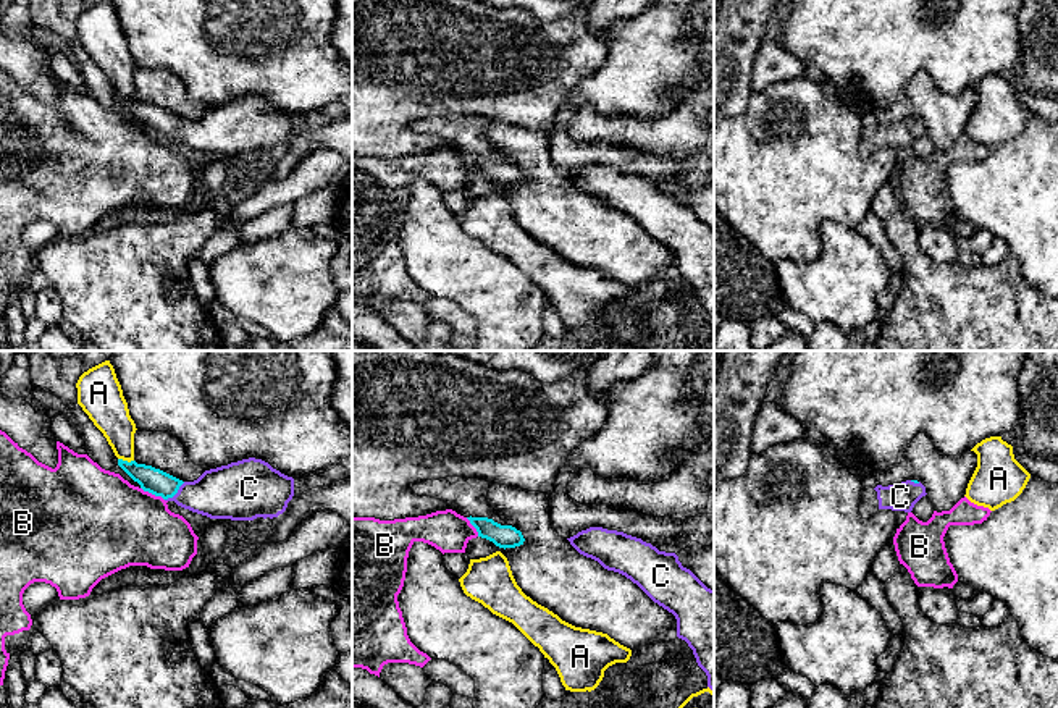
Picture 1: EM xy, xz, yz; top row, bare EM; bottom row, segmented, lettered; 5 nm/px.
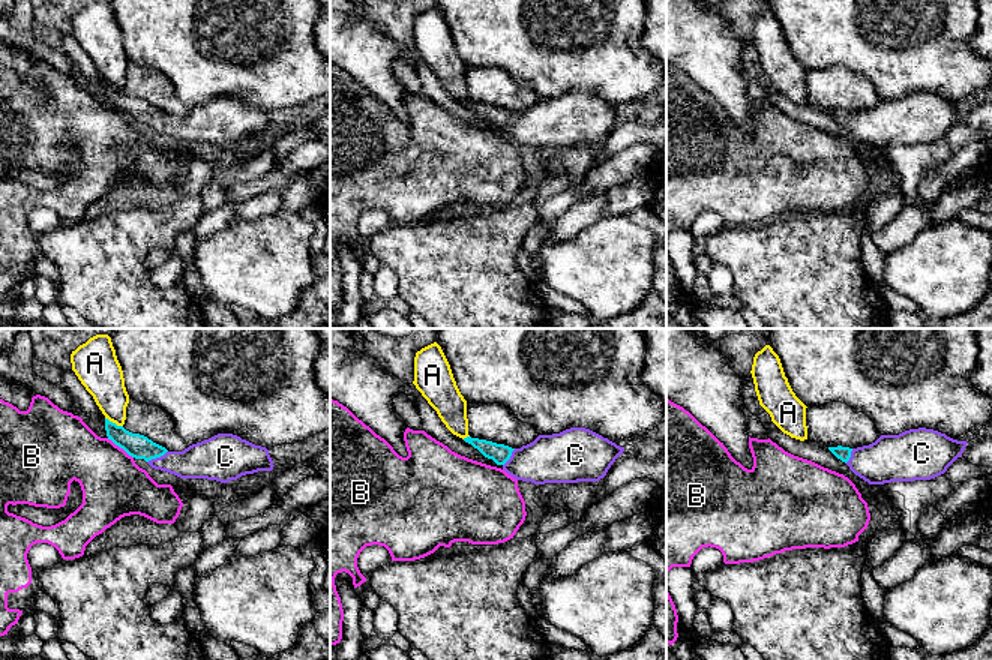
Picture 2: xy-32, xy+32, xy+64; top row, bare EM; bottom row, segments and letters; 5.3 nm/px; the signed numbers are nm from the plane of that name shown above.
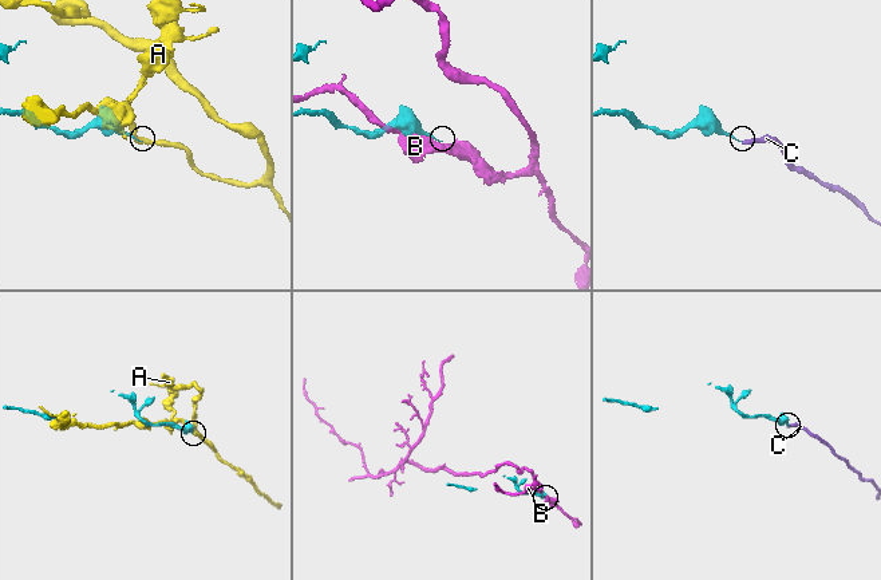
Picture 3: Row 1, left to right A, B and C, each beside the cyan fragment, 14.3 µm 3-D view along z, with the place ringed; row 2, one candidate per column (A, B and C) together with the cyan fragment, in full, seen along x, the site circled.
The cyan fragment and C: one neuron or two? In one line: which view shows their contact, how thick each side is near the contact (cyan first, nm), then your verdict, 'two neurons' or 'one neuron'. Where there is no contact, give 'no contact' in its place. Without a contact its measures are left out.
contact in xy; calibres 130 and 260 nm; one neuron

